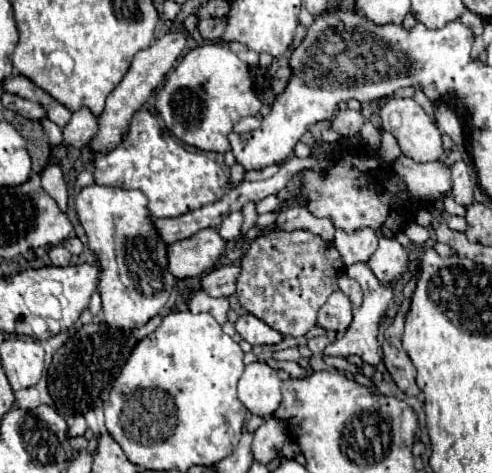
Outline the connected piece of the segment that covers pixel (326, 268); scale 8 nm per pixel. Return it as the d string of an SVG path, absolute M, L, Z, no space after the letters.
M270 229L258 235L242 257L236 295L248 313L256 315L284 337L304 337L316 325L318 309L338 289L338 279L344 275L344 269L336 247L318 235Z

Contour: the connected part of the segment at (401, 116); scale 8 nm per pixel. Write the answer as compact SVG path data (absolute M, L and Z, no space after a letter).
M400 97L390 99L388 103L384 103L380 107L380 119L382 119L382 129L396 137L396 141L406 157L410 157L418 163L438 161L444 157L438 125L424 113L424 109L414 99L400 99Z

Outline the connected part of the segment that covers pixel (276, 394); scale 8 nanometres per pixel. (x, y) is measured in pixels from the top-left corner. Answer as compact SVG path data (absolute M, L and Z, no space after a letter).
M254 361L244 367L238 381L238 399L252 415L270 417L282 401L280 383L282 379L276 369L262 361Z

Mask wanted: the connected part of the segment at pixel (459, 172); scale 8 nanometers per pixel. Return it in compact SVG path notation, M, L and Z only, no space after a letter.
M458 161L450 167L452 171L452 197L458 205L468 207L474 201L474 183L470 179L470 169L464 161Z

